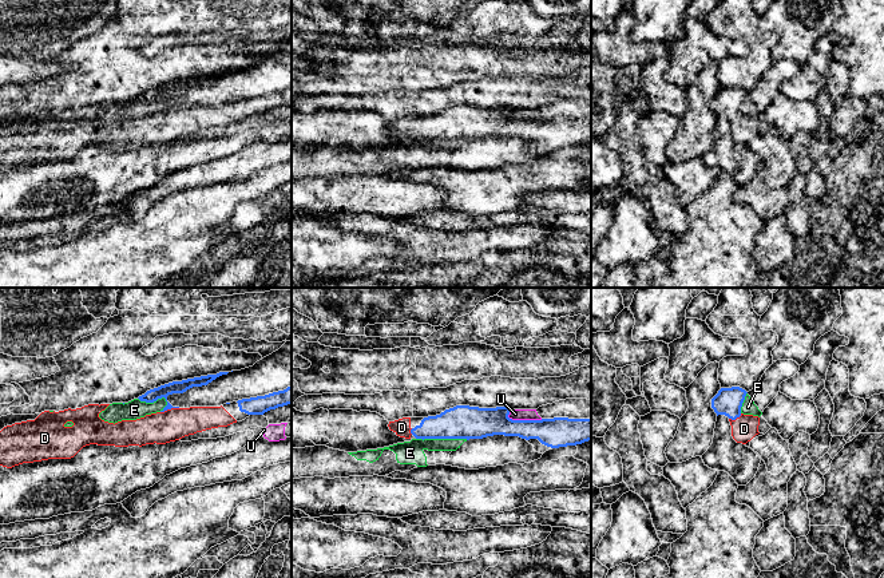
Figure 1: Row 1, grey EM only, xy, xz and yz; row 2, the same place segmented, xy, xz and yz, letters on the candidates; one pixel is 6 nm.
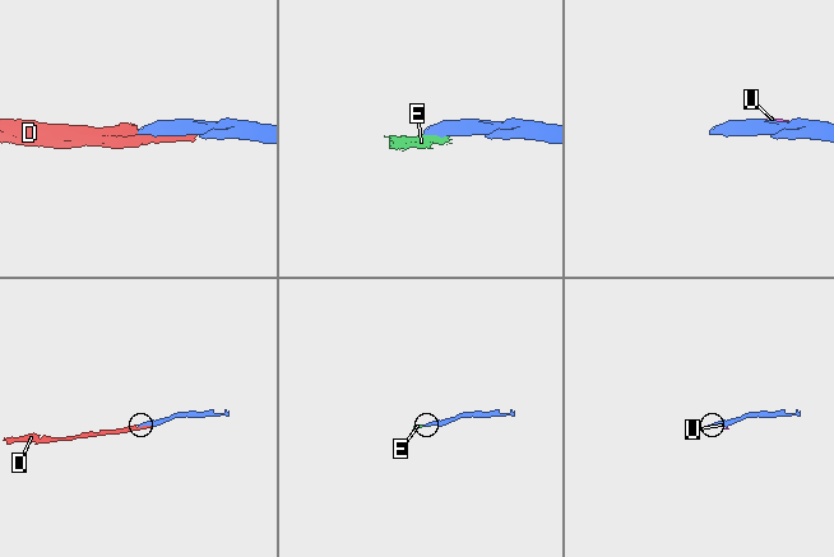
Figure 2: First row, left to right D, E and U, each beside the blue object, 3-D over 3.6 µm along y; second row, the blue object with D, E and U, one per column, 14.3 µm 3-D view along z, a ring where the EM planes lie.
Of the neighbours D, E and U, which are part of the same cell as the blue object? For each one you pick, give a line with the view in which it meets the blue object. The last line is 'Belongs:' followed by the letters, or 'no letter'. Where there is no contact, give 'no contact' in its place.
D: meets blue in xy
Belongs: D

